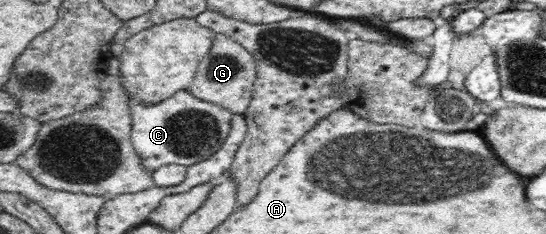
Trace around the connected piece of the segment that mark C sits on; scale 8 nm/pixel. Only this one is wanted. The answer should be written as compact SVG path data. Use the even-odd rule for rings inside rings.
M189 89L179 90L162 102L133 102L131 115L133 146L139 157L143 159L143 165L151 171L164 165L189 167L208 160L228 138L235 118L227 108L196 98Z

